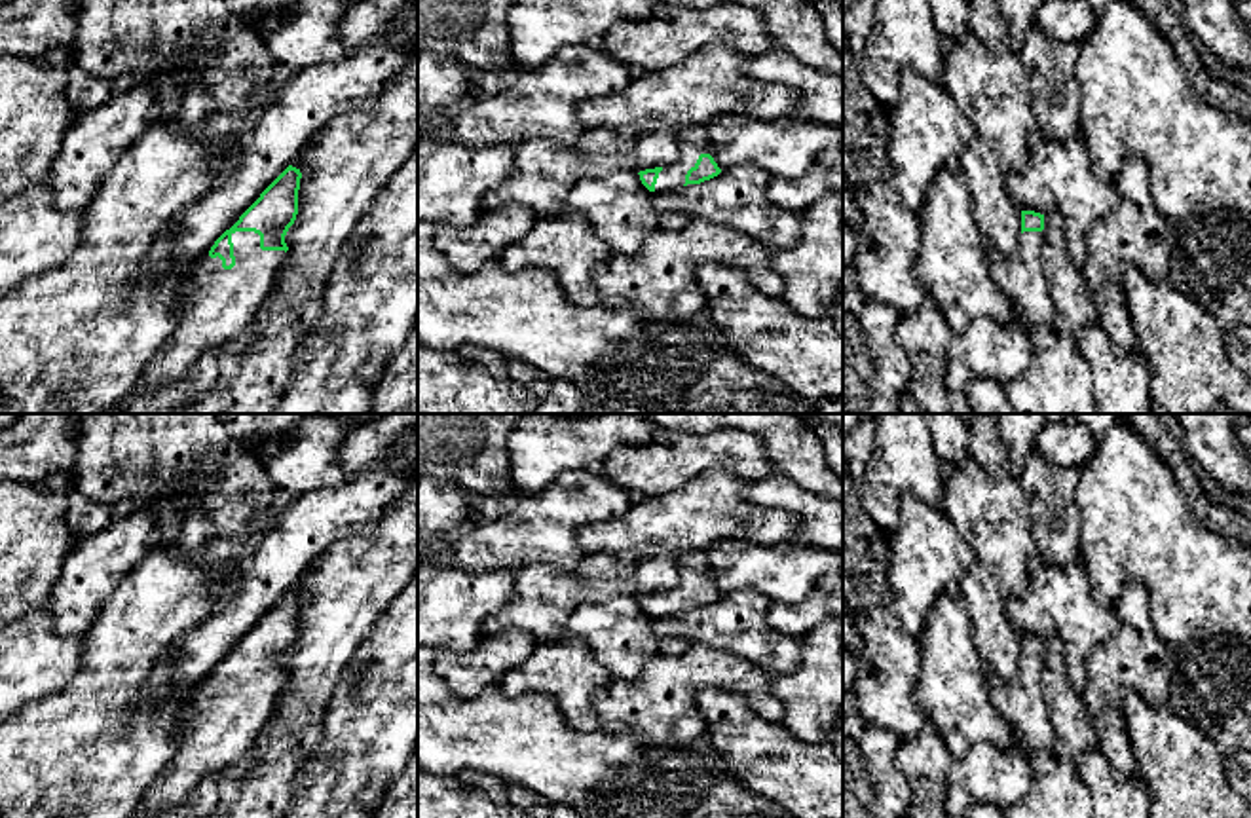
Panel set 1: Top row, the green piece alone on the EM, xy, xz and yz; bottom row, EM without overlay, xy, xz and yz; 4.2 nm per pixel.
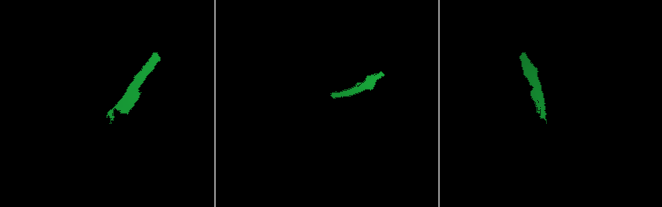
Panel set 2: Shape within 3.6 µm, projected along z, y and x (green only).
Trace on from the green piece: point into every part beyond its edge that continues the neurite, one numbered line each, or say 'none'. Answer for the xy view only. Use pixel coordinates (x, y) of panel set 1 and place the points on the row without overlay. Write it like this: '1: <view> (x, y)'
1: xy (217, 729)

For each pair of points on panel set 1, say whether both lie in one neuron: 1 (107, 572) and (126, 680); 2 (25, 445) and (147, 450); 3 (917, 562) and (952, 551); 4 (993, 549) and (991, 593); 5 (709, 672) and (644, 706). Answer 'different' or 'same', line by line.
1: different
2: different
3: same
4: same
5: same

